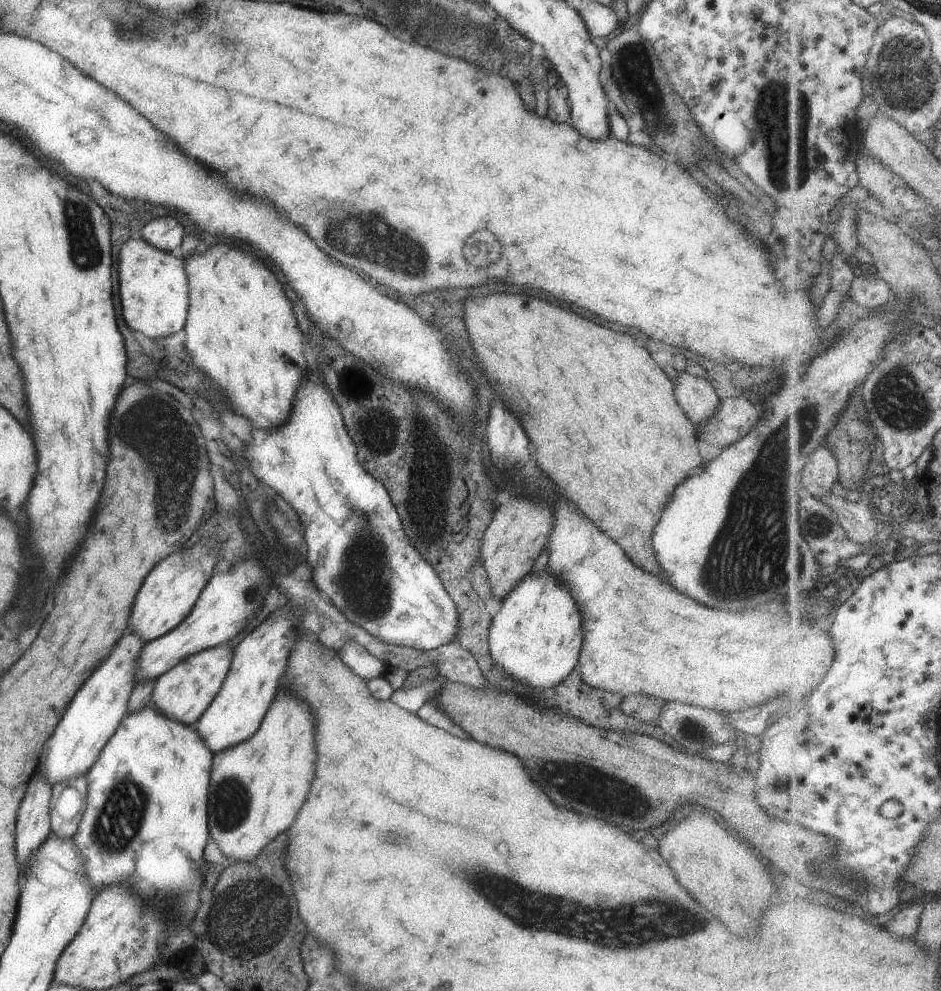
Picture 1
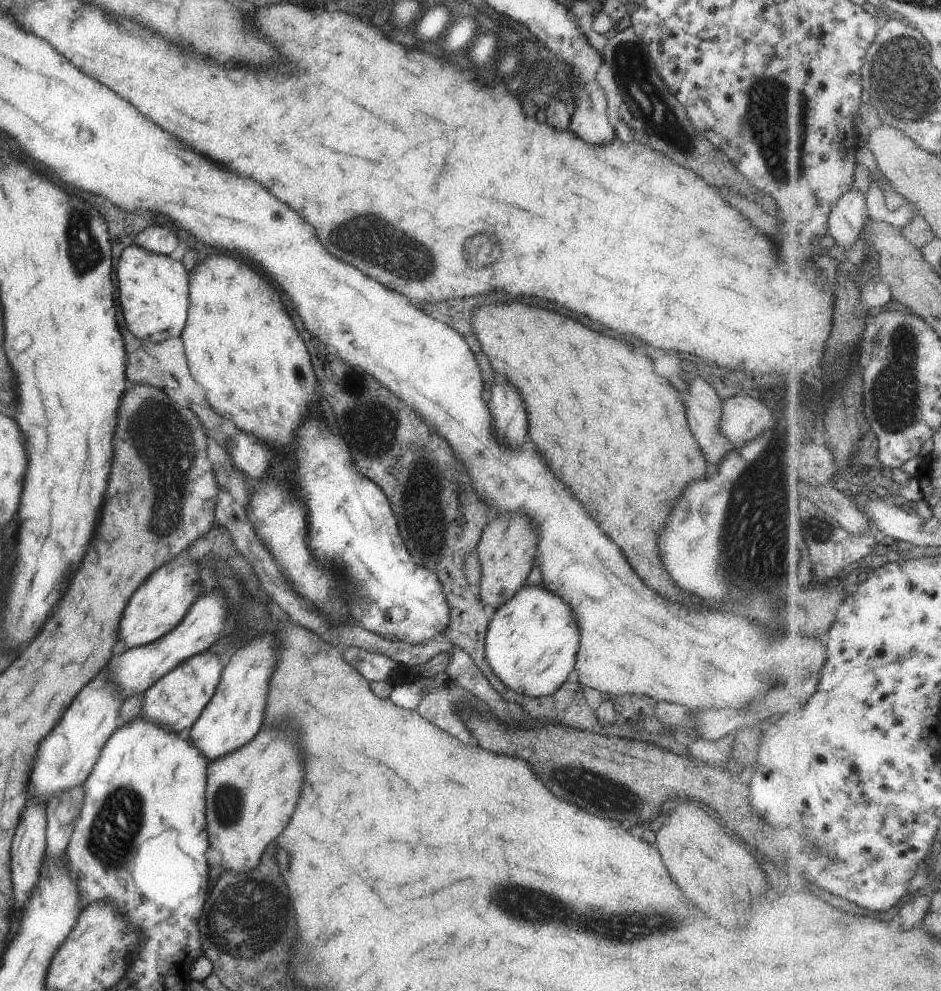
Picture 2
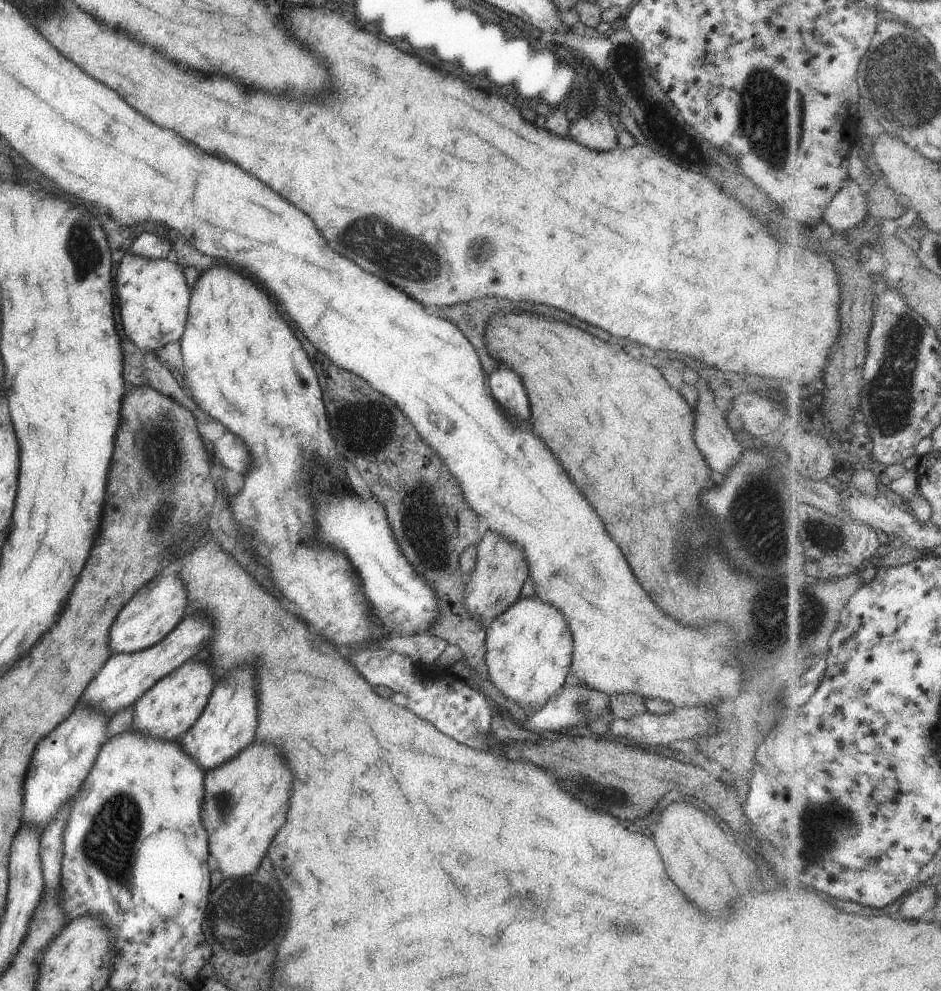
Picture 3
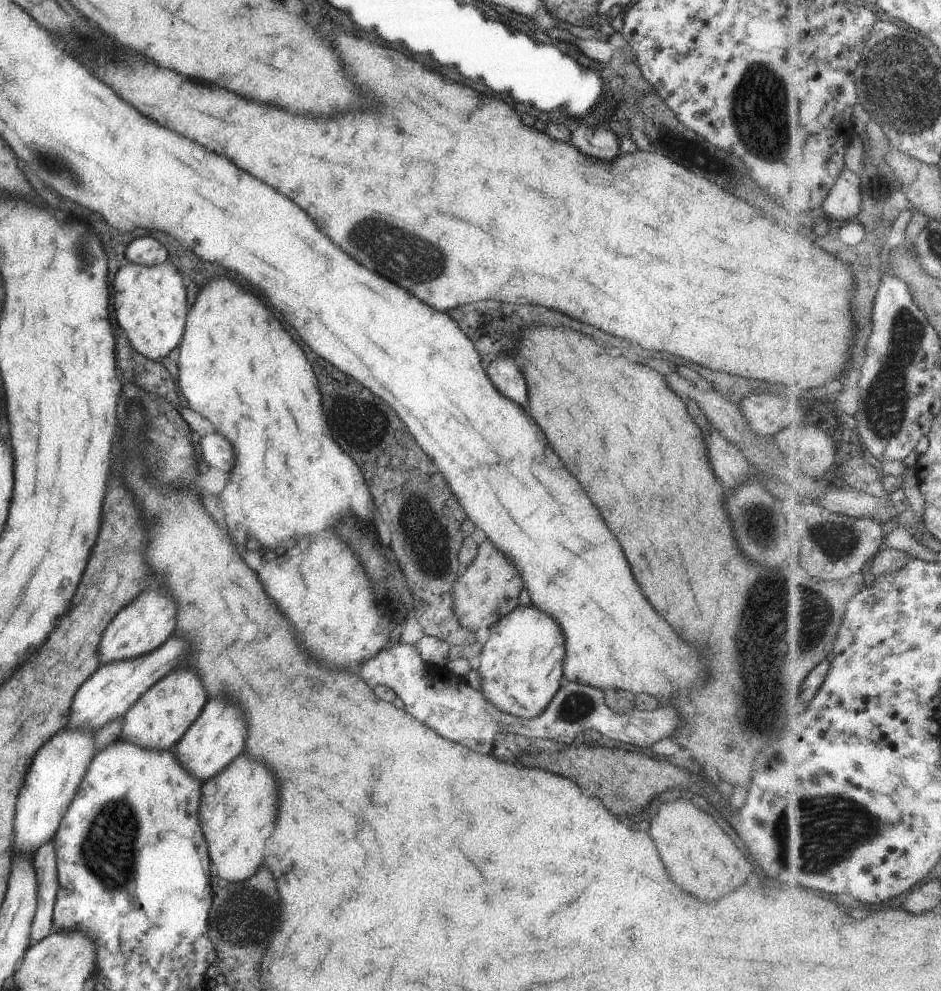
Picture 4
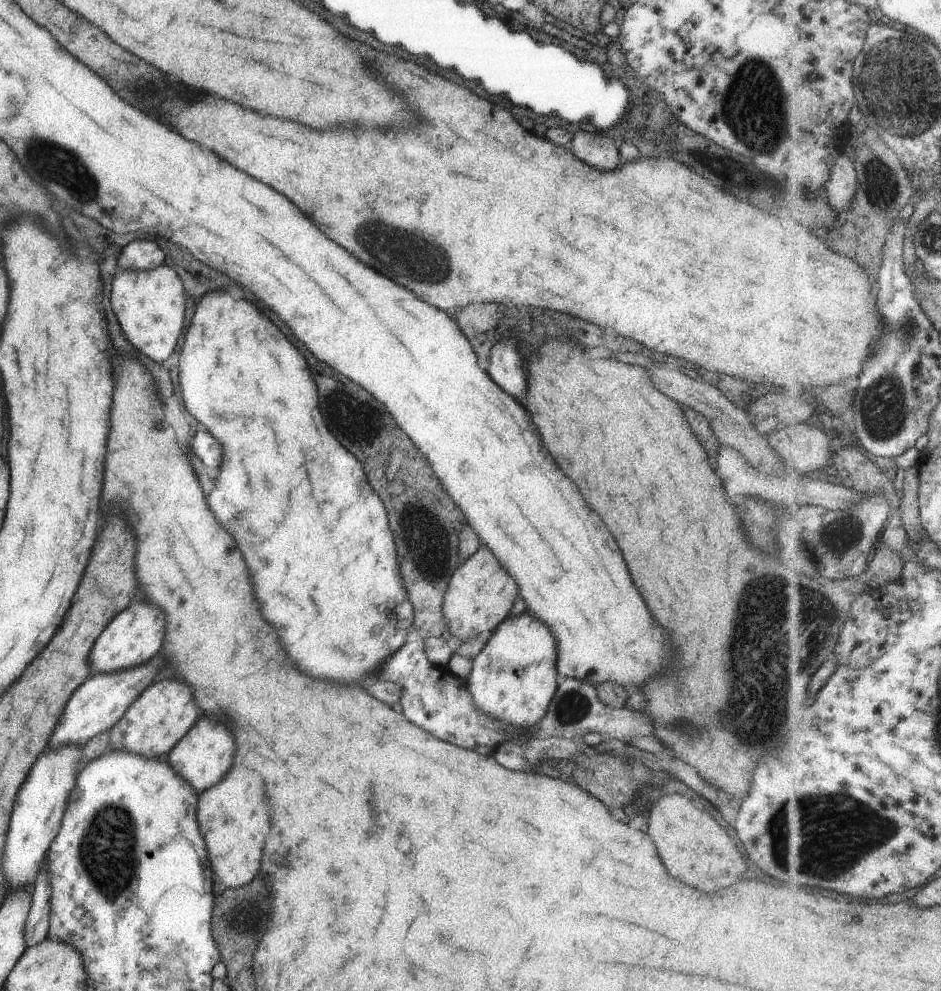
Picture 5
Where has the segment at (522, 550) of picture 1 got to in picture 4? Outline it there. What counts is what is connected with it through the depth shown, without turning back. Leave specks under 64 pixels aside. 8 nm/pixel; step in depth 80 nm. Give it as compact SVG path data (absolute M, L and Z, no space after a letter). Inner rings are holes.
M486 538L478 544L475 558L452 584L452 609L458 623L474 633L478 628L489 628L518 605L522 584L516 566Z

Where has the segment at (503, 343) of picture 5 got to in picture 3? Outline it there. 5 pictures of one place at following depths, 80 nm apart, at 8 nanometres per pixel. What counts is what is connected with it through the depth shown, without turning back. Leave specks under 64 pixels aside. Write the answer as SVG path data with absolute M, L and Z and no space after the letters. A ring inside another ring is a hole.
M497 368L486 376L486 380L491 396L507 414L511 414L515 420L521 420L521 422L529 420L527 396L523 392L519 378L513 372Z

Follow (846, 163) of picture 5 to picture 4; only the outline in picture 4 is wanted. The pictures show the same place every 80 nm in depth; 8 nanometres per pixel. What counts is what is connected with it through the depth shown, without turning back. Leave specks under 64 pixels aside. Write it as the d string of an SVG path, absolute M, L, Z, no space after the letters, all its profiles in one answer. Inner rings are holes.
M845 169L831 194L826 198L822 210L828 221L856 222L857 216L863 210L861 176Z

